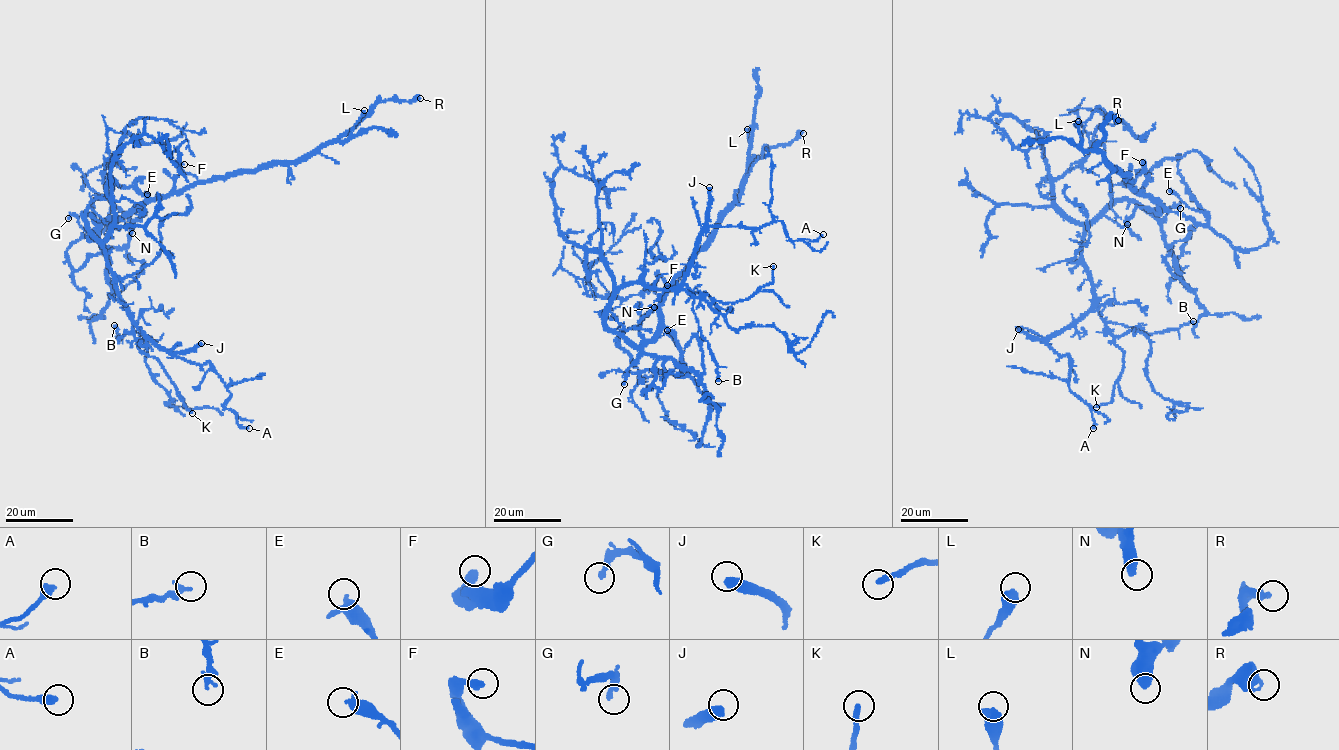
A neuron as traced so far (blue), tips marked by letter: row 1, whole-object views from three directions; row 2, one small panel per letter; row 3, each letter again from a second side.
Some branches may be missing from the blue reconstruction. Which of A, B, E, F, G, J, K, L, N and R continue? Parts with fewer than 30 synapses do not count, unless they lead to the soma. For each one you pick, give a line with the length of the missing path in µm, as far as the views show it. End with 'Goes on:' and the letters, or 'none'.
J: missing 90 µm
K: missing 20 µm
Goes on: J, K

